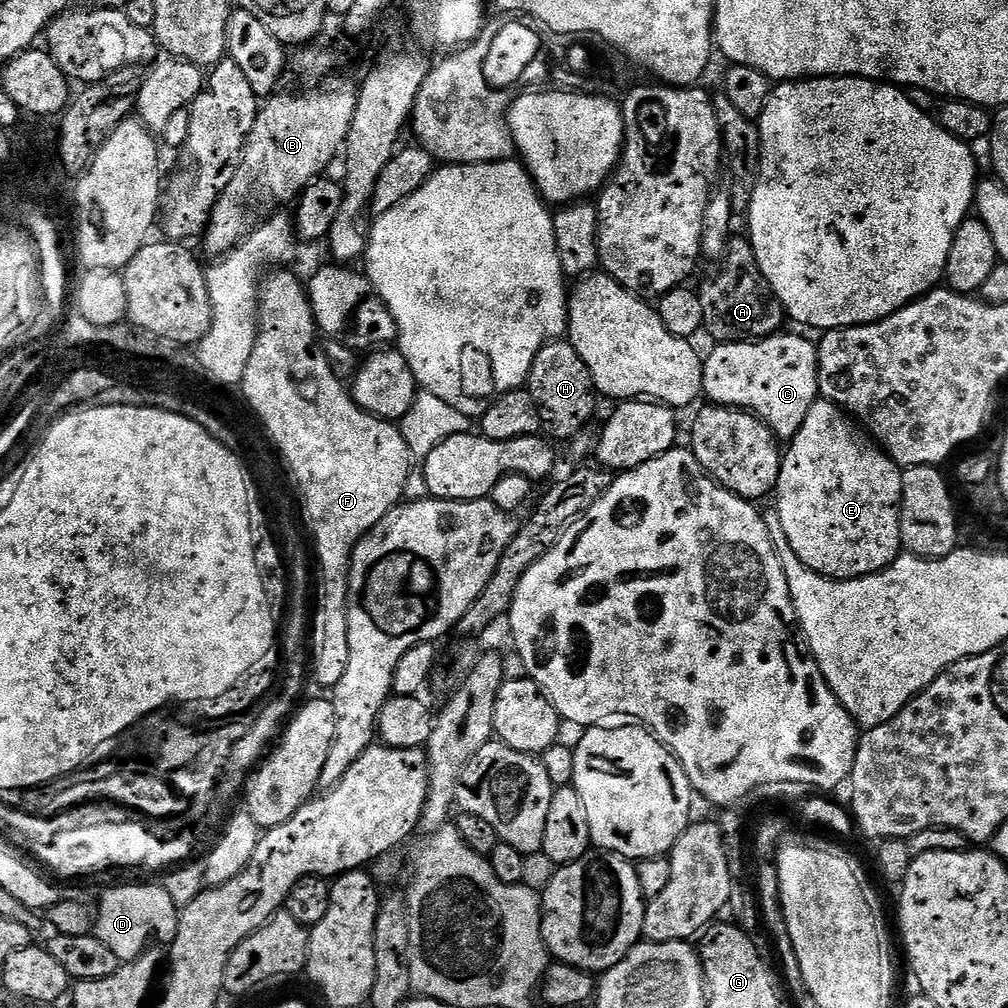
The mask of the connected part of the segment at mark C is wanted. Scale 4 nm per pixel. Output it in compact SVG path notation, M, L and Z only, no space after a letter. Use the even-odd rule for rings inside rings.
M777 334L767 336L765 340L737 342L735 344L716 344L704 361L704 391L705 397L714 404L727 408L742 408L757 416L774 435L777 441L791 442L802 430L802 422L806 422L806 414L810 414L810 406L820 396L818 382L818 351L817 345L812 344L804 336L784 336Z

